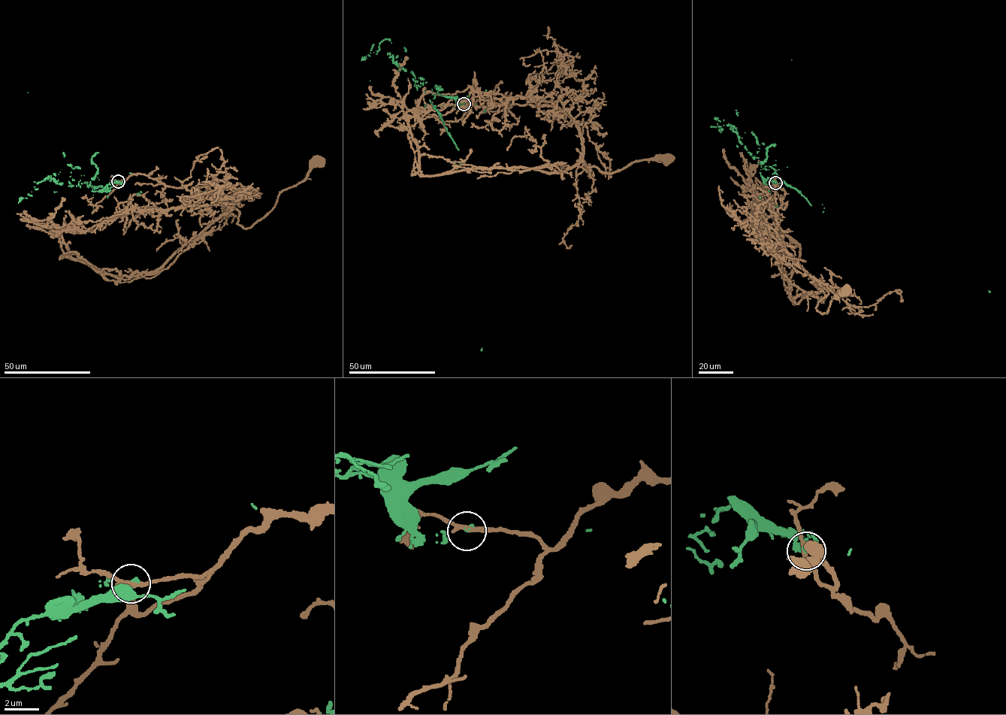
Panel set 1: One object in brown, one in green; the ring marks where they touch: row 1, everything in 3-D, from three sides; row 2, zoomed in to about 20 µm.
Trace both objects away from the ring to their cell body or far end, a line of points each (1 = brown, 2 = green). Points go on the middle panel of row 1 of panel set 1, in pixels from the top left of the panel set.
1: (463, 104), (490, 97), (560, 107), (578, 128), (587, 171), (595, 167), (610, 174), (654, 157), (667, 159)
2: (463, 104), (459, 104), (454, 98), (441, 95), (437, 91), (430, 100), (458, 149), (481, 350)

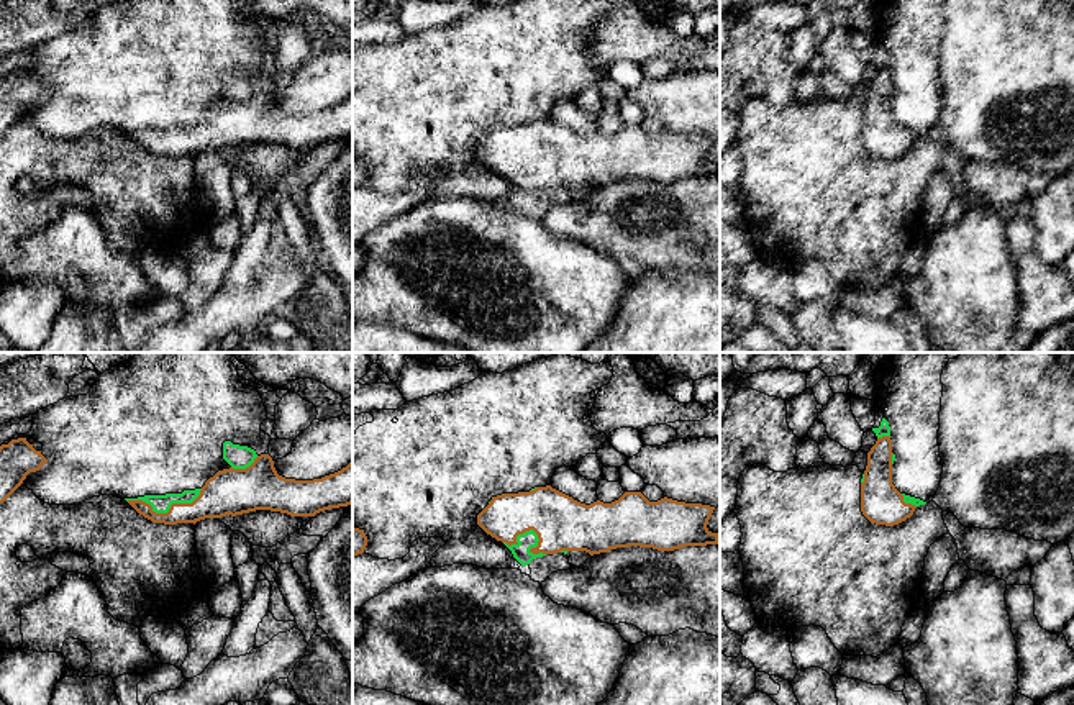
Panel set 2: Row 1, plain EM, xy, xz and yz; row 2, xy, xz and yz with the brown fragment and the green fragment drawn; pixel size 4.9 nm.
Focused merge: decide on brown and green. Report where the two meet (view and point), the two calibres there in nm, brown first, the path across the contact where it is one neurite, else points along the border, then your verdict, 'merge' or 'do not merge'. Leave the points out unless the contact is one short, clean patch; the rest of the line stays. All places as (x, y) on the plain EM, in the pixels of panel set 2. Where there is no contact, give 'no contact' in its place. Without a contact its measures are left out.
contact xy (168, 145); calibres 180 and 90 nm; do not merge

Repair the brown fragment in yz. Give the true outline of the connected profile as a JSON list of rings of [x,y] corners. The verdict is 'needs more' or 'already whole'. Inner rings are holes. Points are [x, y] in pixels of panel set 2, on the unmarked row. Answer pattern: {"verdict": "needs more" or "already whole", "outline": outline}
{"verdict": "already whole", "outline": [[[877,70],[867,85],[864,113],[861,115],[861,144],[876,157],[894,159],[915,144],[915,138],[905,136],[903,128],[892,116],[892,72]]]}

